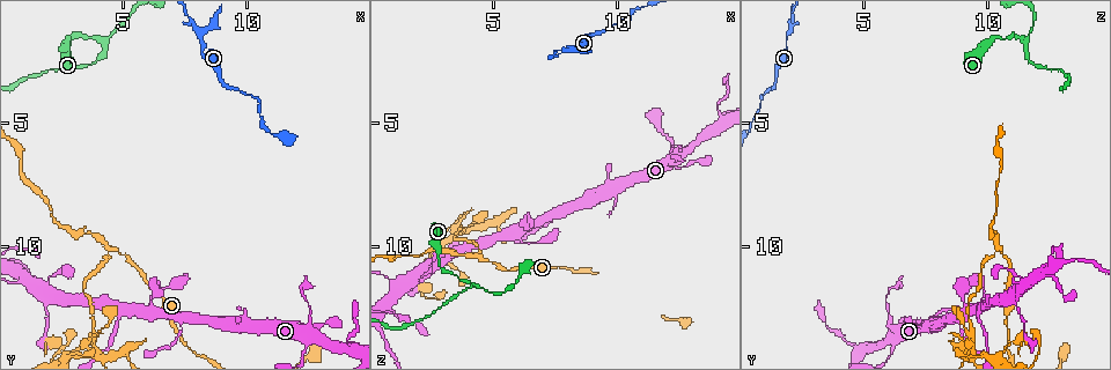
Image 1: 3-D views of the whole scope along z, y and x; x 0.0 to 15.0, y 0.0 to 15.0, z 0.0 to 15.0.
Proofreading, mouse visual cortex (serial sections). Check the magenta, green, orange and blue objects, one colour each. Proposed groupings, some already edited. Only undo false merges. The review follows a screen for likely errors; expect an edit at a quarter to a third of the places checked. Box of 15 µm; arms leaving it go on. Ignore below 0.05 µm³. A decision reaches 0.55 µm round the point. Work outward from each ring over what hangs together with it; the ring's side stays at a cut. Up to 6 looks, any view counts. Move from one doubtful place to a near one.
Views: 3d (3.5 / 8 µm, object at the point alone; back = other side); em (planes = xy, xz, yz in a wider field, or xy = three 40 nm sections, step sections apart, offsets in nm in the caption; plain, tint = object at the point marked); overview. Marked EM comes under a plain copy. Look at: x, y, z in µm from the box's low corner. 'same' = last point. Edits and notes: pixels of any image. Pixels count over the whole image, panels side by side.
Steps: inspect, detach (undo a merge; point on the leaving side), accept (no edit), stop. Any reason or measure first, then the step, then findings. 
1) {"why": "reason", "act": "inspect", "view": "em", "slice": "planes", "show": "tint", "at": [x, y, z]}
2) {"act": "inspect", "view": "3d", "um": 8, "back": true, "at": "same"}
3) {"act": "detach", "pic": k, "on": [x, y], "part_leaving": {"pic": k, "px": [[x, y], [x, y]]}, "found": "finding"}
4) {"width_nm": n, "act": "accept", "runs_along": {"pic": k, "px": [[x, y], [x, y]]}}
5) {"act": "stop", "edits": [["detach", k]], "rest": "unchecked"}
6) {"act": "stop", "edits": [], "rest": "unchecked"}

{"why": "abrupt turn", "act": "inspect", "view": "3d", "um": 8, "at": [3.9, 1.5, 11.5]}

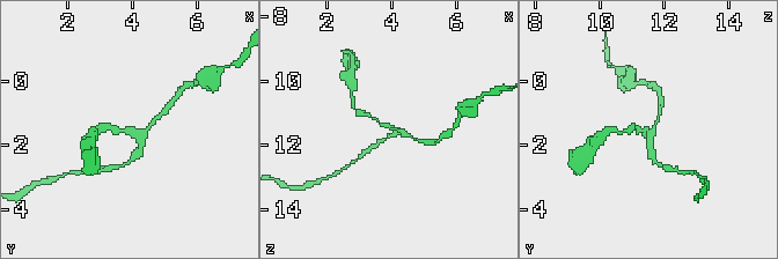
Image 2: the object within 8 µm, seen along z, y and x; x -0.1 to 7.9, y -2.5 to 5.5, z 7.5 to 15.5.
{"why": "closer look", "act": "inspect", "view": "3d", "um": 3.5, "at": [3.9, 1.5, 11.4]}

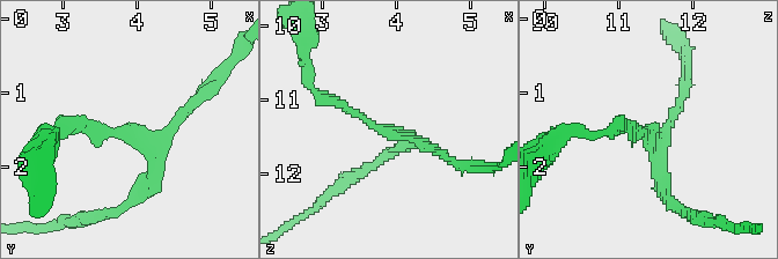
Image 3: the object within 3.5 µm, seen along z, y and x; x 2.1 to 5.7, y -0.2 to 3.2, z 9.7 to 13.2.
{"arms": 3, "arm_widths_nm": [150, 150, 200], "act": "accept", "runs_along": {"pic": 3, "px": [[66, 126], [126, 130], [155, 158], [140, 194]]}, "found": "one cell here"}

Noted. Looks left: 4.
{"why": "three-way junction", "act": "inspect", "view": "3d", "um": 3.5, "at": [4.5, 10.1, 10.5]}

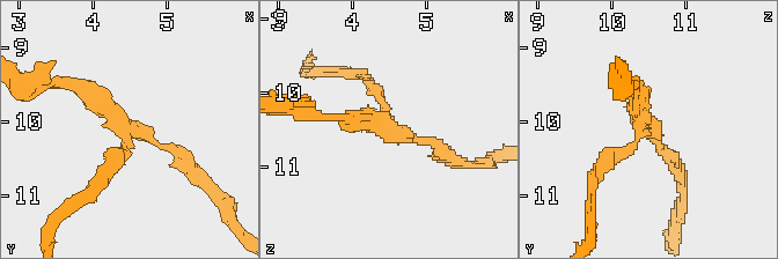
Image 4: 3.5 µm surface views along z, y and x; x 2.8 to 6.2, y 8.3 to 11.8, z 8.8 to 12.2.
{"act": "inspect", "view": "em", "slice": "planes", "show": "tint", "at": [4.45, 10.10, 10.40]}

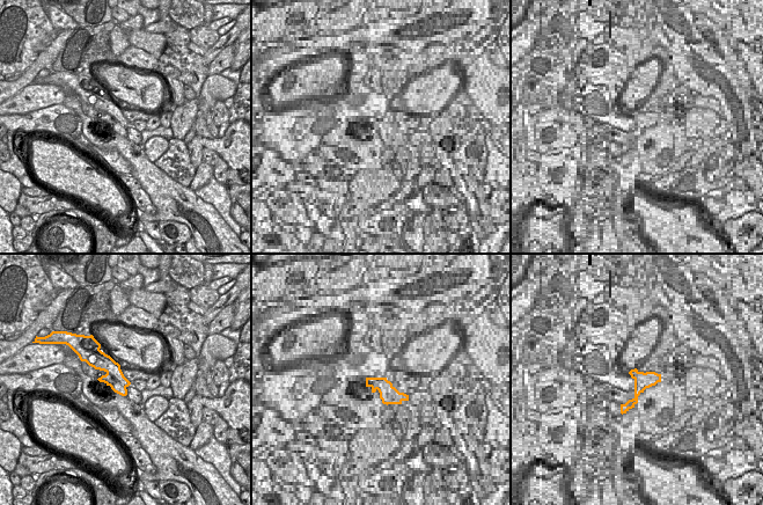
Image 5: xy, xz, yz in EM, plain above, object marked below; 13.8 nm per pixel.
{"why": "cut it another way", "act": "inspect", "view": "em", "slice": "xy", "step": 2, "show": "tint", "at": "same"}

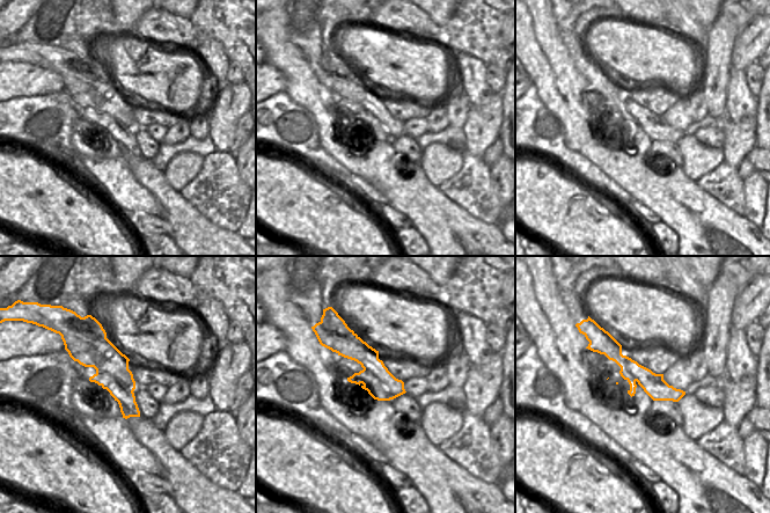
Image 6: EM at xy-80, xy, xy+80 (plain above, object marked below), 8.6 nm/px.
{"arms": 3, "act": "detach", "pic": 4, "on": [115, 158], "border": {"pic": 6, "px": [[119, 403], [134, 416]]}, "found": "two cells meet here"}

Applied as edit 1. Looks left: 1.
{"act": "stop", "edits": [["detach", 4]], "rest": "unchecked"}

